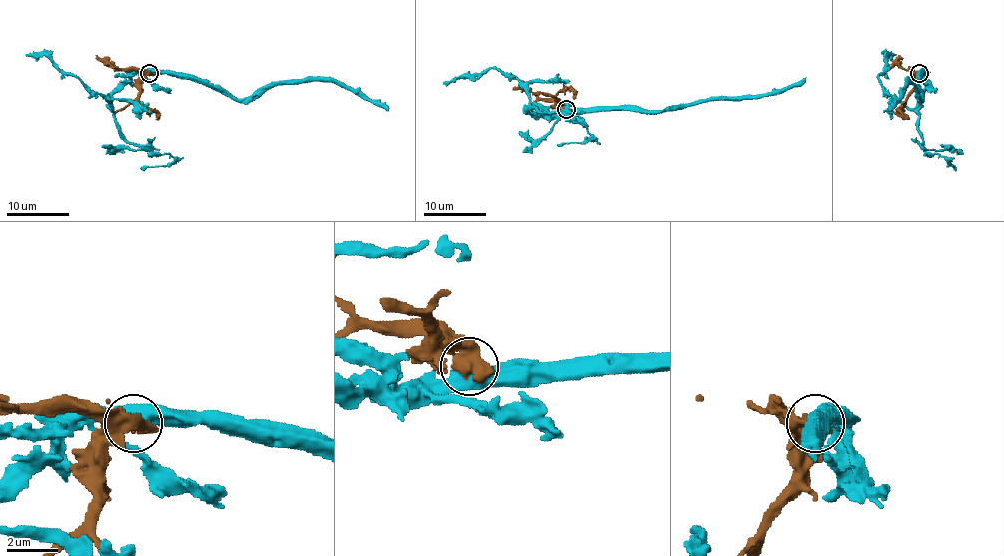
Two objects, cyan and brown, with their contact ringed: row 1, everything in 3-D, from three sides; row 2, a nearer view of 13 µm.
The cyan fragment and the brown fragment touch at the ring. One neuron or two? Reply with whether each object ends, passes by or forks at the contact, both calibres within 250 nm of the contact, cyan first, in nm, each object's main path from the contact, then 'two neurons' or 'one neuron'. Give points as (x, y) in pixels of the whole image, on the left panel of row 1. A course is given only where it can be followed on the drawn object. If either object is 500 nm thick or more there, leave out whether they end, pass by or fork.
550 nm thick on the cyan side, 700 nm on the other; cyan runs (150, 72), (186, 72), (221, 87), (237, 99), (254, 99), (276, 85), (338, 80), (388, 110); brown runs (148, 72), (142, 79), (139, 101), (154, 111), (158, 119); two neurons

